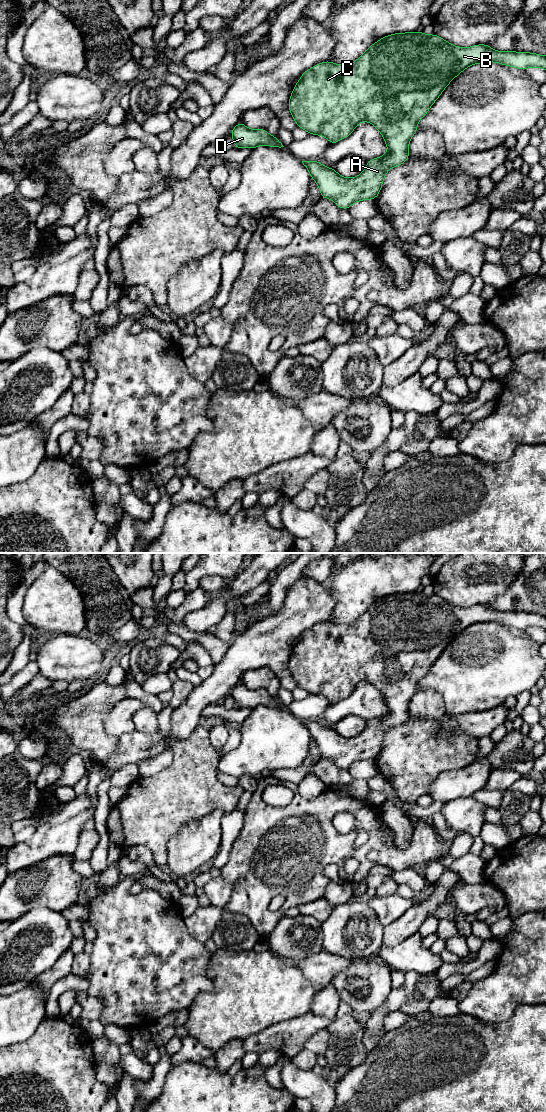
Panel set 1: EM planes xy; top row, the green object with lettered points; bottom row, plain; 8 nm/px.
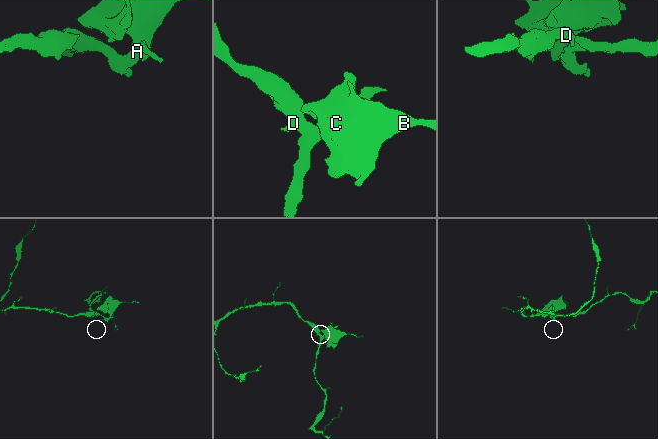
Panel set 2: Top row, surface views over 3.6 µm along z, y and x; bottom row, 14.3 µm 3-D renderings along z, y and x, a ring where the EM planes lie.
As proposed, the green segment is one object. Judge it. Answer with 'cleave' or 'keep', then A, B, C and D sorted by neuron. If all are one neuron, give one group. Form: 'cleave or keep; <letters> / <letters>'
keep; A B C D

